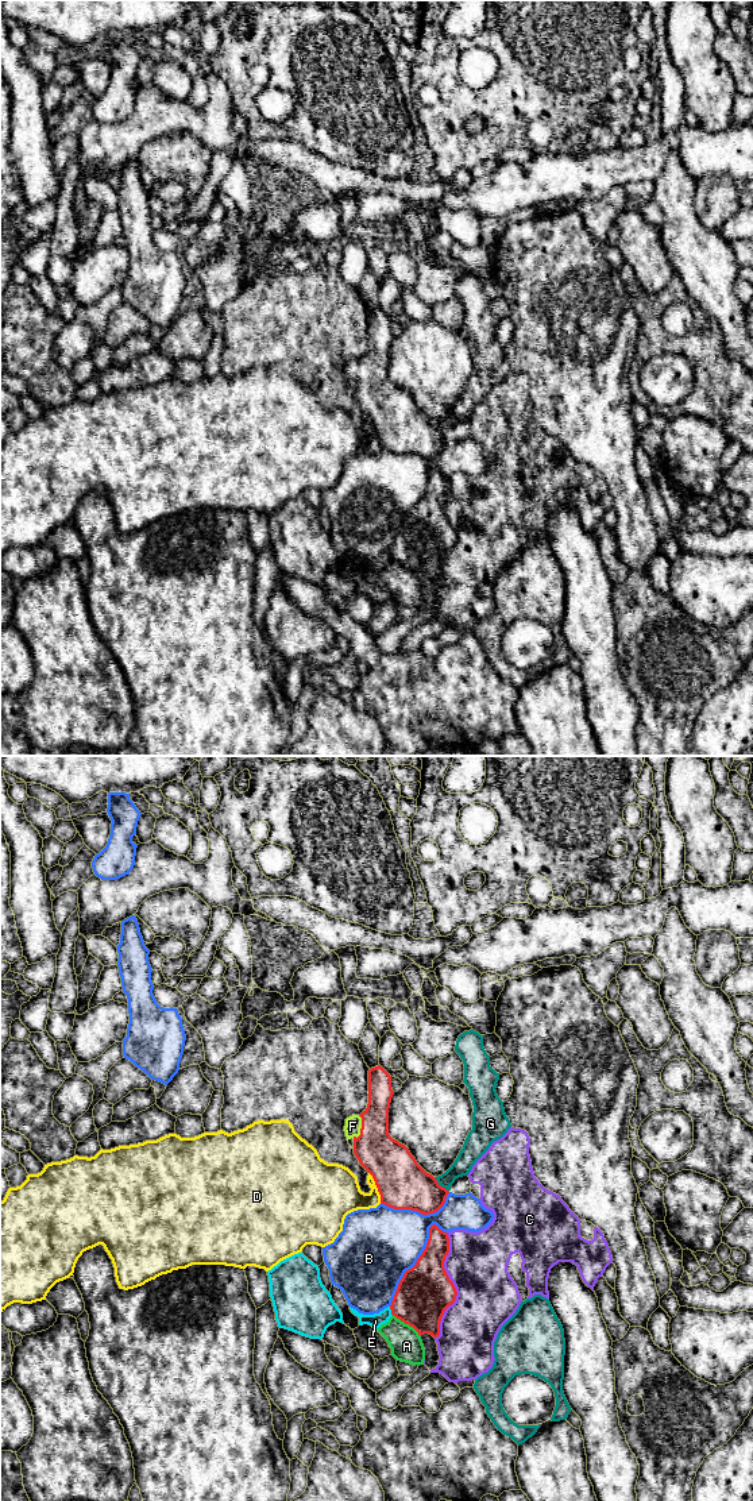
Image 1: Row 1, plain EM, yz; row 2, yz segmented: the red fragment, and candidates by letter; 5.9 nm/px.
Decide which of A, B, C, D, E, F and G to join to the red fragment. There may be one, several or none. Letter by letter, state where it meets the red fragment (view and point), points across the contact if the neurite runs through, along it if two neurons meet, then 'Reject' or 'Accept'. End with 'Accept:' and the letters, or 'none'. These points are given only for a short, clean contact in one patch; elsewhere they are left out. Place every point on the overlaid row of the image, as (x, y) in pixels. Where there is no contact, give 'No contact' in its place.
A: Touches red at yz (406, 1323). Reject
B: Touches red at yz (414, 1265). Reject
C: Touches red at yz (454, 1287). Reject
D: Touches red at yz (377, 1187). Reject
E: Touches red at yz (392, 1311). Reject
F: Touches red at yz (362, 1127). Path across: yz (386, 1160), (362, 1127), (352, 1126). Accept
G: Touches red at yz (440, 1185). Reject
Accept: F

